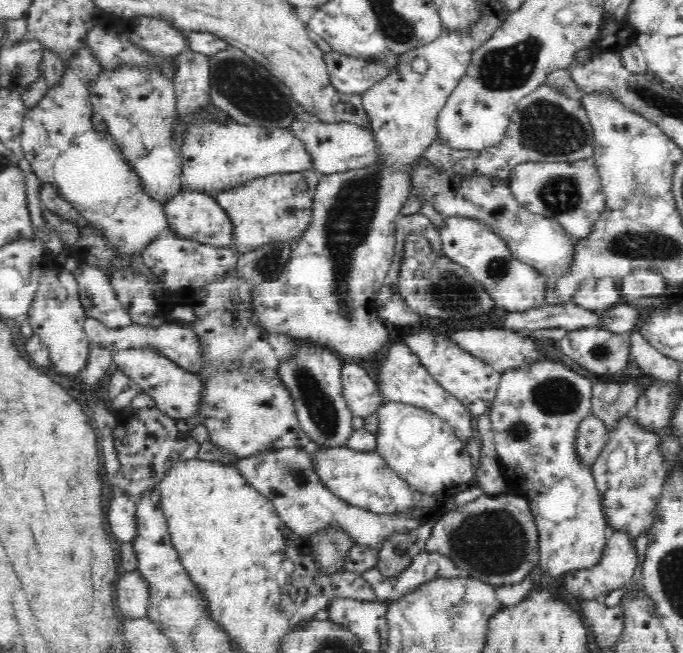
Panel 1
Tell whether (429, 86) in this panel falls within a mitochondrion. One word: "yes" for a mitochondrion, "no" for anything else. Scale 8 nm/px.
no

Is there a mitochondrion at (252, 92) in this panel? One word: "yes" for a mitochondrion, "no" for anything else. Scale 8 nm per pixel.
yes

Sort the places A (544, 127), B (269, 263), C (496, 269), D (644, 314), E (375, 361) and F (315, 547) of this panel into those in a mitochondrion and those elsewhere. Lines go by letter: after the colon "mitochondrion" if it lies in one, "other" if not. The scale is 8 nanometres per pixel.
A: mitochondrion
B: mitochondrion
C: mitochondrion
D: other
E: other
F: other

